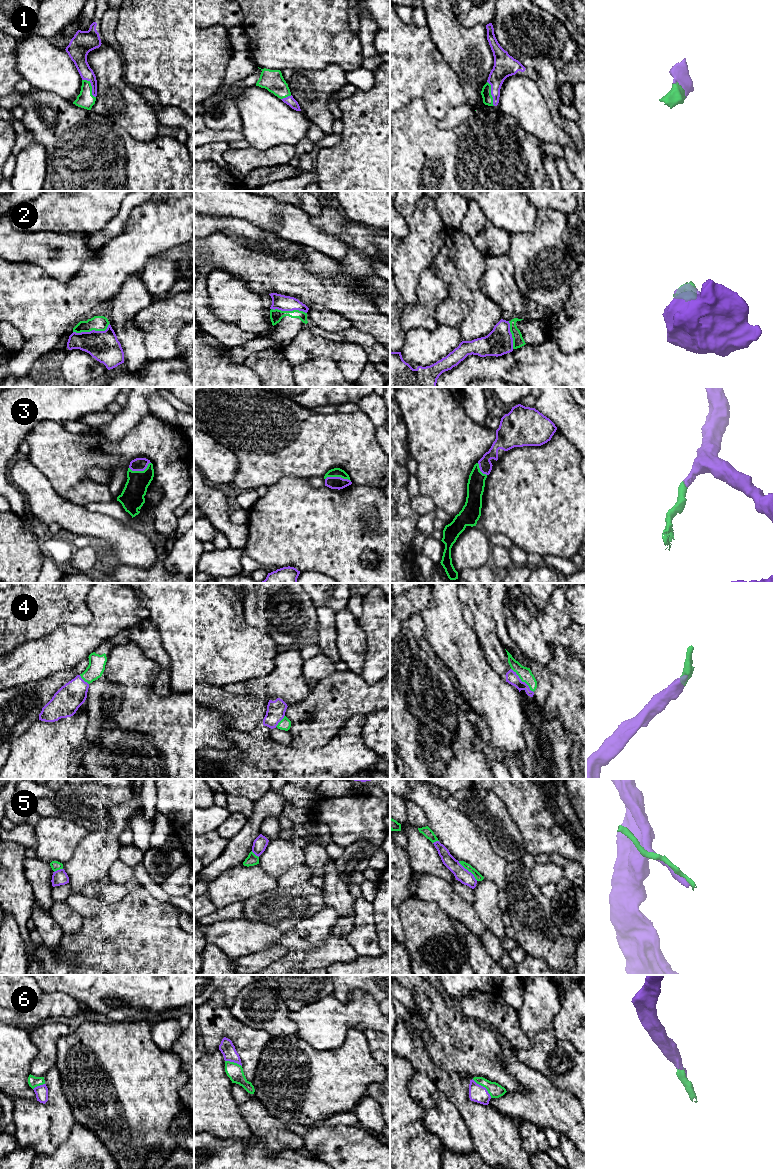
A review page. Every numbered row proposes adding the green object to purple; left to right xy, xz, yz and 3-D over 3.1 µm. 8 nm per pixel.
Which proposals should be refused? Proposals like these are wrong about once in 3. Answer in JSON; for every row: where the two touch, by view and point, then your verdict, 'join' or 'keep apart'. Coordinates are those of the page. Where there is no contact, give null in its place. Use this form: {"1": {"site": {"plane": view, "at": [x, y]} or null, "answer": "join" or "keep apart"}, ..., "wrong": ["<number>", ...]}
{"1": {"site": {"plane": "xy", "at": [91, 85]}, "answer": "join"}, "2": {"site": {"plane": "xy", "at": [92, 330]}, "answer": "join"}, "3": {"site": {"plane": "xz", "at": [338, 477]}, "answer": "join"}, "4": {"site": {"plane": "yz", "at": [521, 681]}, "answer": "join"}, "5": {"site": {"plane": "yz", "at": [467, 870]}, "answer": "keep apart"}, "6": {"site": {"plane": "yz", "at": [482, 1086]}, "answer": "join"}, "wrong": ["5"]}

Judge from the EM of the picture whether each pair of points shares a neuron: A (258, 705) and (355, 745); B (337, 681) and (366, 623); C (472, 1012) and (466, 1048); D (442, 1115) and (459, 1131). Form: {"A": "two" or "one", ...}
{"A": "two", "B": "two", "C": "two", "D": "one"}

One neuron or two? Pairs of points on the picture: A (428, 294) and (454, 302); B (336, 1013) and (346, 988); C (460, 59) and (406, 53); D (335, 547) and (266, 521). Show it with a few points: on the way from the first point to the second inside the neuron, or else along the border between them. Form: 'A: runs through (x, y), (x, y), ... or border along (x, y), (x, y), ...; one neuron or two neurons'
A: border along (439, 276), (447, 296), (436, 309), (436, 321); two neurons
B: border along (362, 990), (353, 990), (345, 1002), (332, 995); two neurons
C: border along (430, 37), (444, 61), (457, 76); two neurons
D: runs through (318, 530), (302, 527), (297, 524), (283, 524); one neuron

